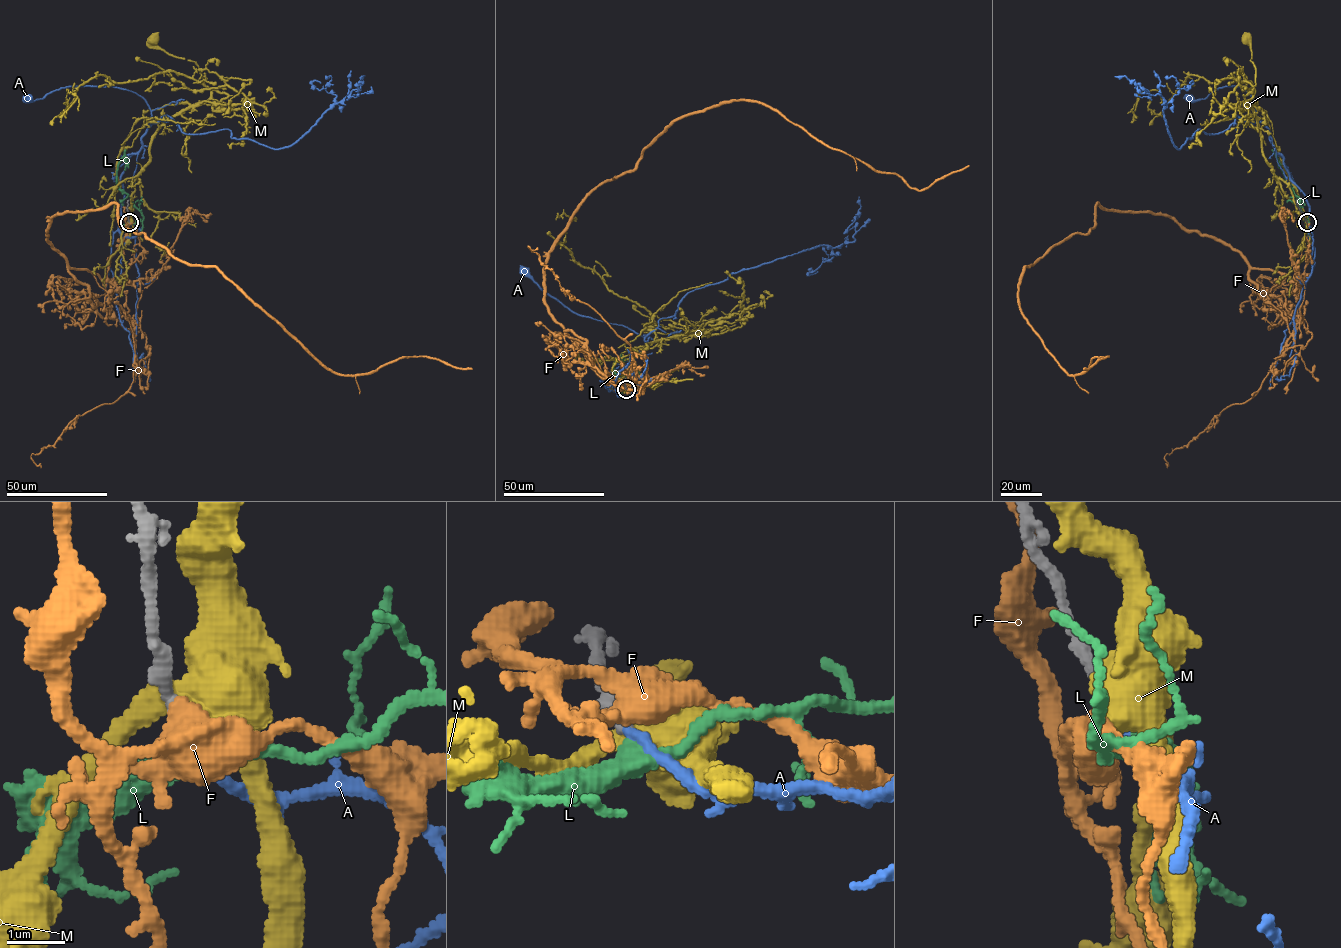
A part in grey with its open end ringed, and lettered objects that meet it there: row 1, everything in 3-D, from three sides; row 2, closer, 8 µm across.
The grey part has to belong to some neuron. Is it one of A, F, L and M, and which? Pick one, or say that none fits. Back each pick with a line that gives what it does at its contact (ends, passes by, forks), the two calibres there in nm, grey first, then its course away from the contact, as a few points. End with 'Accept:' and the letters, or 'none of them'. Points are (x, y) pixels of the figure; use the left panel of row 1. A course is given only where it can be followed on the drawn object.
A: it ends; calibres 200 and 160 nm; course (129, 222), (138, 236), (119, 229), (120, 178), (151, 125), (146, 102), (108, 86), (27, 99)
Accept: A

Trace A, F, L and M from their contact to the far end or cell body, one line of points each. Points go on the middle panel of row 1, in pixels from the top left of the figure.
A: (626, 389), (637, 391), (616, 391), (621, 386), (617, 372), (648, 346), (648, 338), (573, 312), (524, 270)
F: (626, 389), (549, 312), (544, 263), (577, 206), (674, 121), (756, 100), (919, 190), (969, 166)
L: (626, 389), (640, 385), (614, 371), (614, 362), (623, 358), (621, 363)
M: (626, 389), (631, 362), (646, 344), (688, 332), (707, 336), (654, 333), (651, 328)

